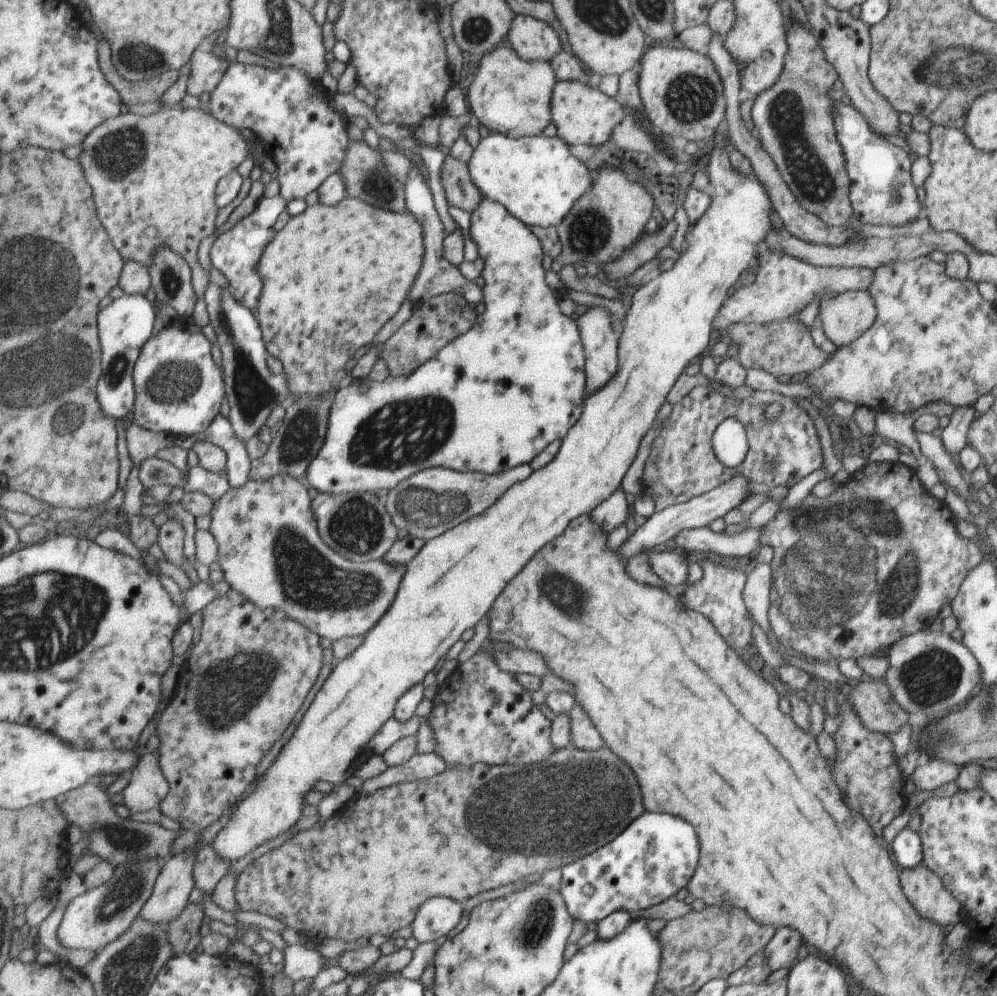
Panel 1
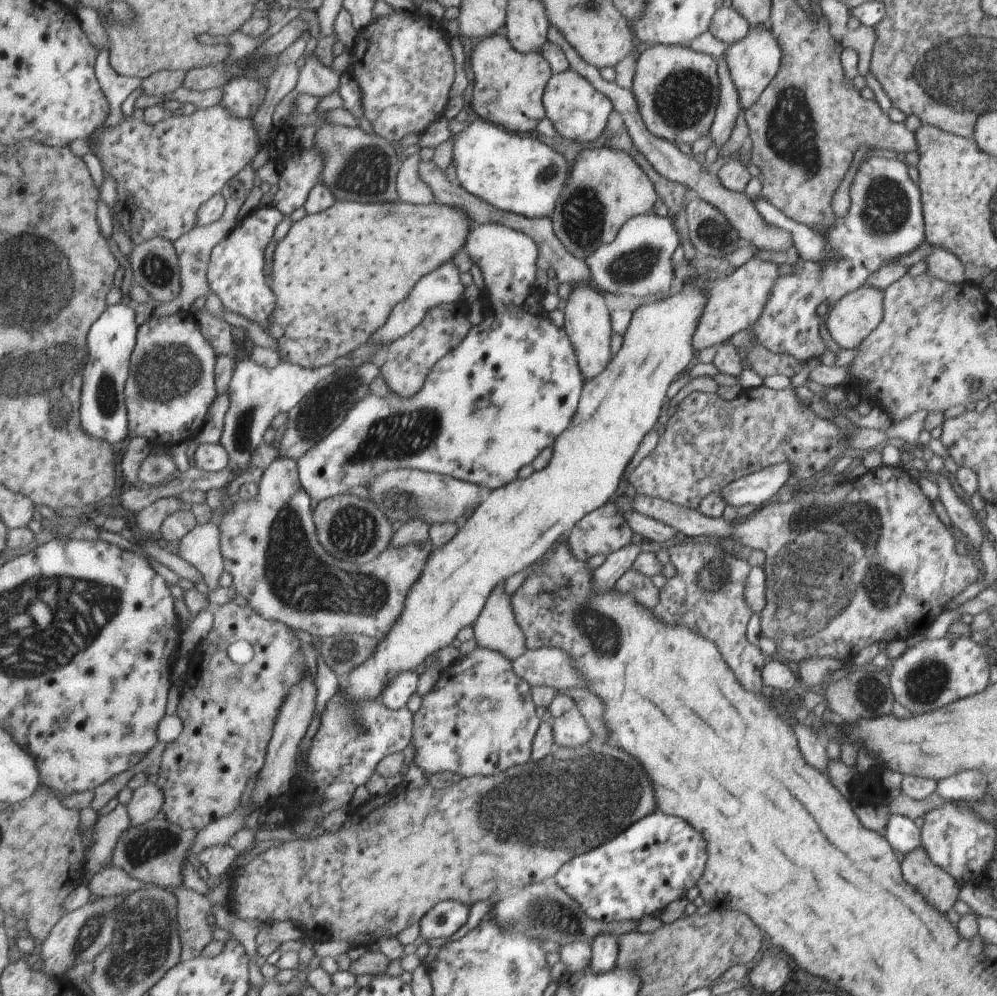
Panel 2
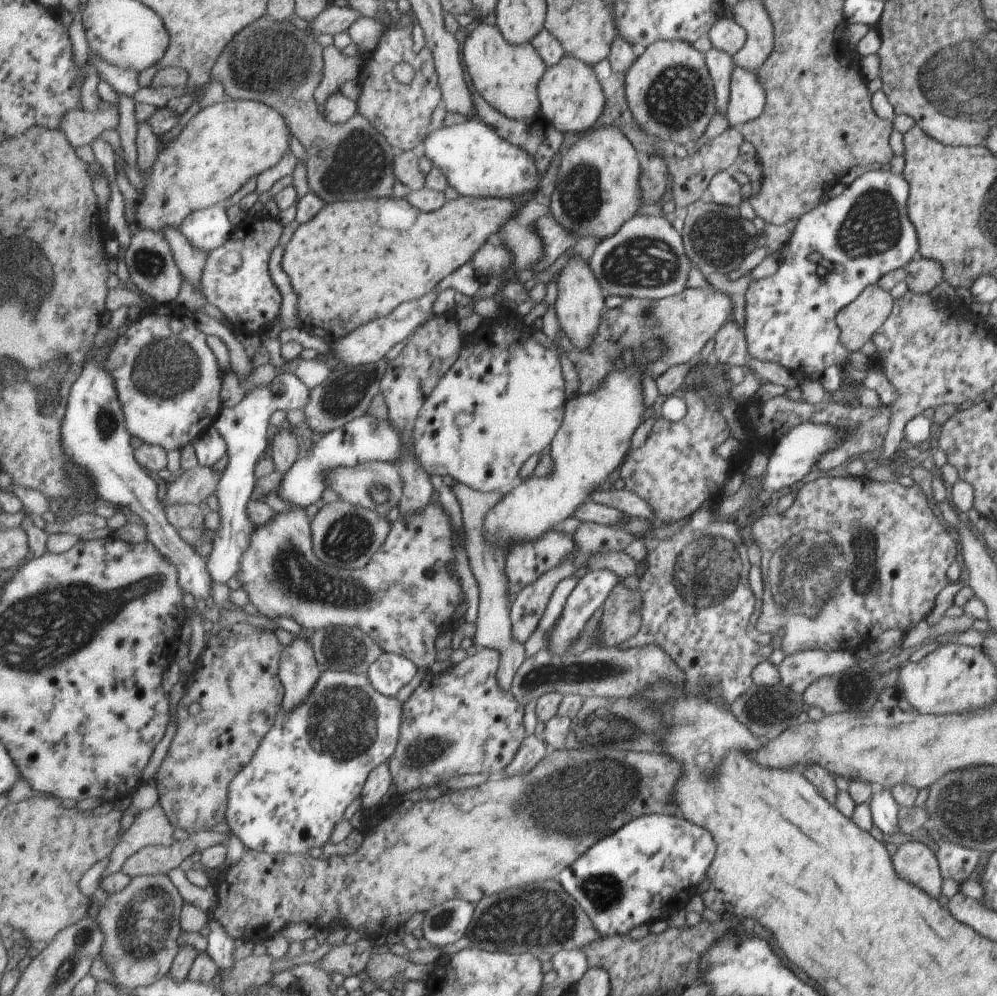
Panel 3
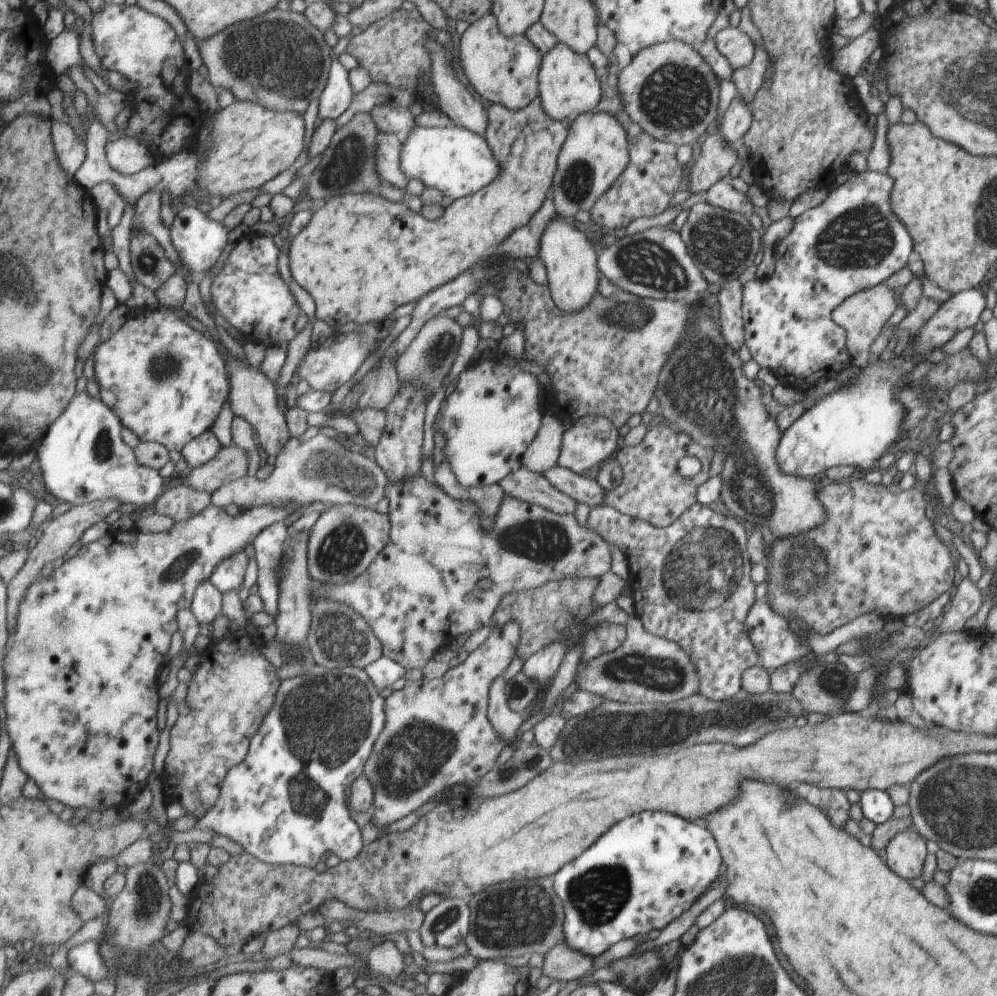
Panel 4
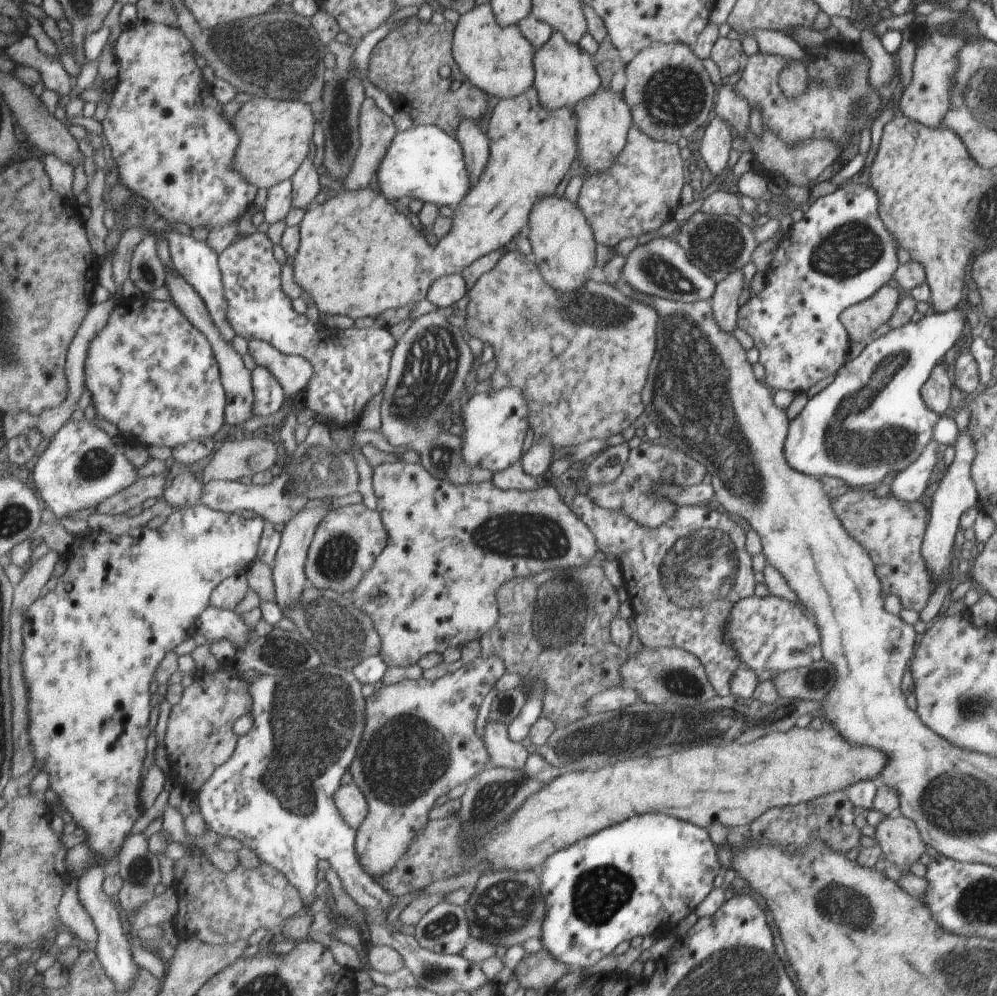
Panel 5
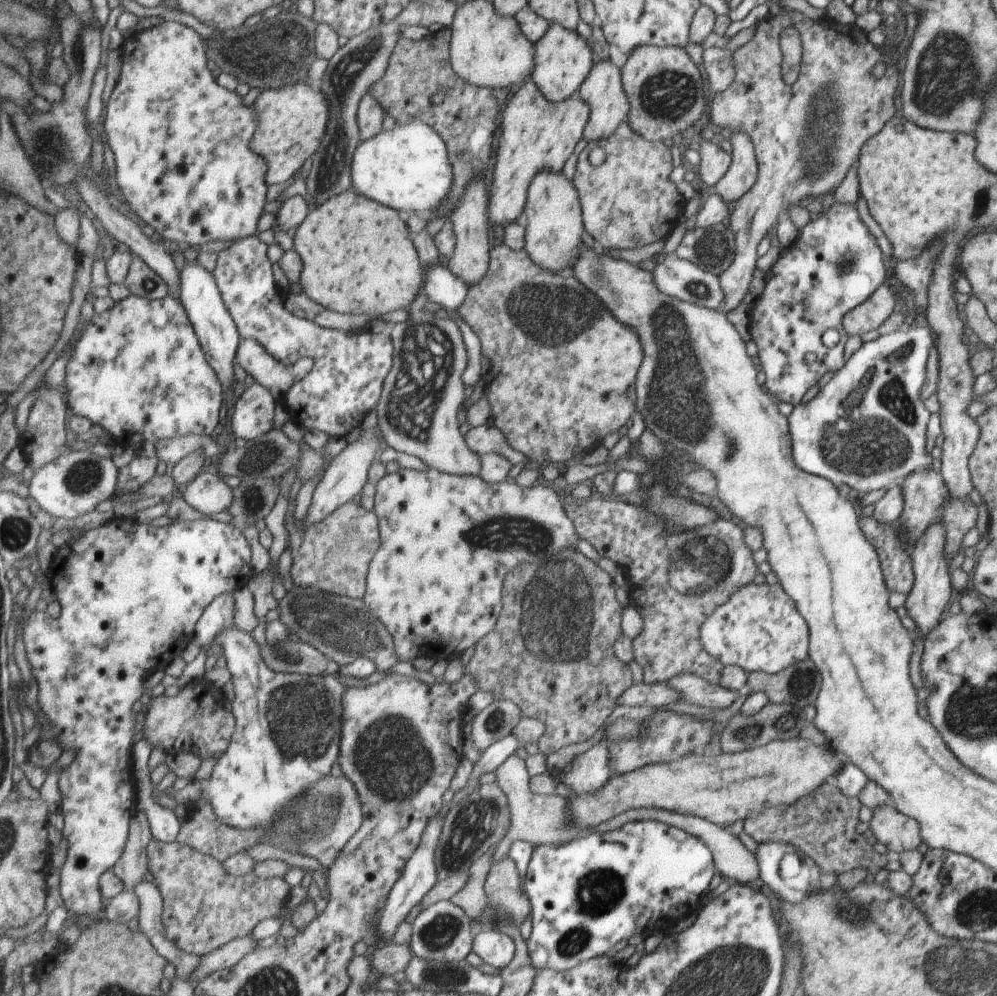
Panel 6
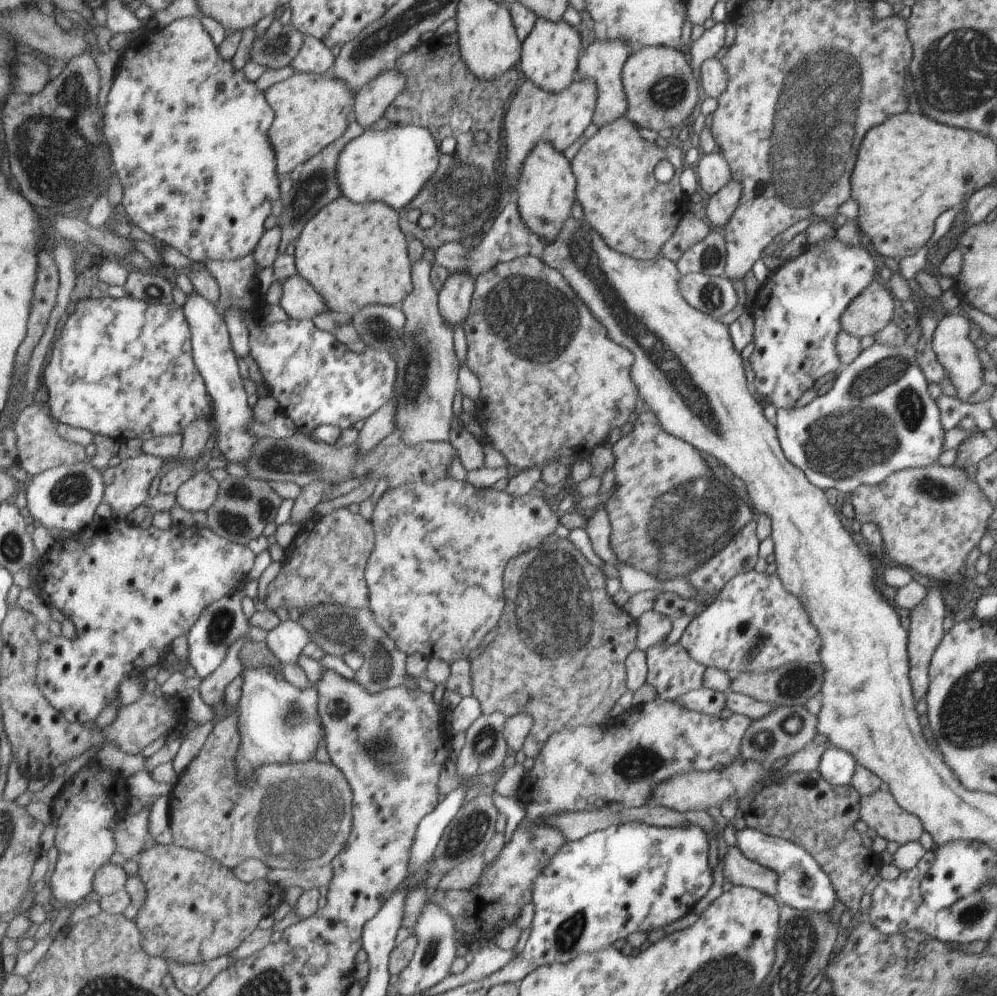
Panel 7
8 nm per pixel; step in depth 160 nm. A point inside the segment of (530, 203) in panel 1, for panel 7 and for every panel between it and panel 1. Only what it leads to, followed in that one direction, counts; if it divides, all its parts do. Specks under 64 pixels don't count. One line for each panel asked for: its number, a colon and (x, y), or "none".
2: (516, 173)
3: (478, 161)
4: (457, 161)
5: (423, 163)
6: (407, 167)
7: (394, 165)

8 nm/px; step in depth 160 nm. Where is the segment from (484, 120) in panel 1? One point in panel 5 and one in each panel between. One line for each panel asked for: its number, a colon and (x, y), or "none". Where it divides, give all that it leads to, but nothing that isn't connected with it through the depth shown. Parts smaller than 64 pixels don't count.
2: (509, 86)
3: (508, 77)
4: (505, 70)
5: (500, 60)

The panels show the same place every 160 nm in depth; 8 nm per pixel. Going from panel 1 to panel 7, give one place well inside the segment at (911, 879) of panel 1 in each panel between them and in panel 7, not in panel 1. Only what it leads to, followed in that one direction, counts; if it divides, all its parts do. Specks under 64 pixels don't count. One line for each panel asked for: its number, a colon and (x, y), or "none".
2: (939, 888)
3: (914, 862)
4: (905, 852)
5: (899, 840)
6: (899, 833)
7: (879, 810)

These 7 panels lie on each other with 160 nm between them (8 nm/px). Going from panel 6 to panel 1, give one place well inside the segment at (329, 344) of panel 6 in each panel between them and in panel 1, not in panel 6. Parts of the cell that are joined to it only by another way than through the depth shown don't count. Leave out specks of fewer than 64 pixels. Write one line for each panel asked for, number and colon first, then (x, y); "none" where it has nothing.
1: (236, 253)
2: (236, 274)
3: (236, 279)
4: (248, 291)
5: (351, 366)

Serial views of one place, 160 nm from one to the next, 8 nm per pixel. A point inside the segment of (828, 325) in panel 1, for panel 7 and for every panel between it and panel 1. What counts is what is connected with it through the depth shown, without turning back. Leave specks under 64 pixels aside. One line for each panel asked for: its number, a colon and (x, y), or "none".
2: (851, 321)
3: (858, 320)
4: (863, 314)
5: (862, 318)
6: (873, 311)
7: (871, 312)

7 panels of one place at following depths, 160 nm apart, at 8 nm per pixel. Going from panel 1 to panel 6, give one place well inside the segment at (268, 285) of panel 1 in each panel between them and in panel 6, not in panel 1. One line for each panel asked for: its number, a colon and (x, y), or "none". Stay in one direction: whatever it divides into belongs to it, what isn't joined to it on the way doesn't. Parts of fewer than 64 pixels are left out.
2: (338, 275)
3: (355, 262)
4: (361, 257)
5: (359, 256)
6: (359, 257)

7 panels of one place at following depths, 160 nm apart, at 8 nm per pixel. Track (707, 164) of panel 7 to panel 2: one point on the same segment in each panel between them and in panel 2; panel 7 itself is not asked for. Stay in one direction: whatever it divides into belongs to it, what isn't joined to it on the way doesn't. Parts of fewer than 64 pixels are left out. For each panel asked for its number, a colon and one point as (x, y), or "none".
2: (752, 62)
3: (746, 99)
4: (734, 124)
5: (714, 144)
6: (714, 162)

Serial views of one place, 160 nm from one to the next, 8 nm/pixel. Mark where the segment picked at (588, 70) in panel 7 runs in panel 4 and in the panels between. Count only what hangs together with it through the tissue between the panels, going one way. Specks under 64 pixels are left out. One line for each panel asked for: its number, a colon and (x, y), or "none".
4: (594, 155)
5: (603, 118)
6: (602, 90)

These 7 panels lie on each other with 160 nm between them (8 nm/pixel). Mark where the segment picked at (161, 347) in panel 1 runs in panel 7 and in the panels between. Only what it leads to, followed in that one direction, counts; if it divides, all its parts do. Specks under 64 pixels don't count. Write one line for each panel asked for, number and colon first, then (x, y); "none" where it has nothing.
2: (171, 389)
3: (169, 381)
4: (168, 383)
5: (153, 374)
6: (139, 368)
7: (124, 368)

